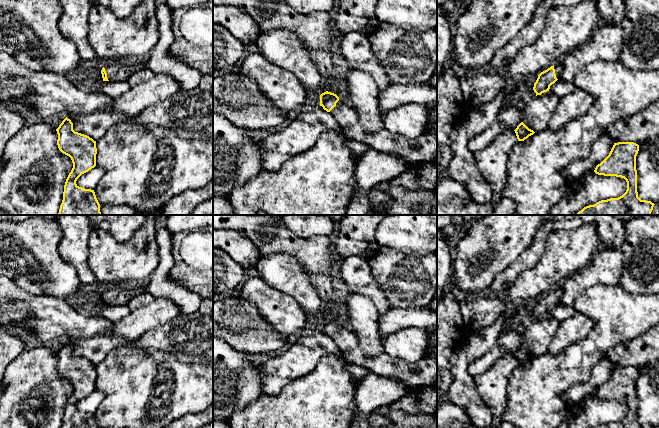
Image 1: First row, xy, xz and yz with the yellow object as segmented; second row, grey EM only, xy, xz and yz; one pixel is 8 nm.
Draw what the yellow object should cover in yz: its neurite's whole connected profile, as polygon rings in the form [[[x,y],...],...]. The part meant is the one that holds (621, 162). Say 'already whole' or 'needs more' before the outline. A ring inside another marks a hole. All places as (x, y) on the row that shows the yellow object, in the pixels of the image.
already whole; [[[634,142],[614,143],[609,155],[596,166],[594,172],[598,175],[624,178],[627,182],[626,192],[618,198],[601,200],[586,206],[576,215],[651,215],[655,204],[638,197],[638,151],[639,145]]]

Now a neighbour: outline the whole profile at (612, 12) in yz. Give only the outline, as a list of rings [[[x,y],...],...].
[[[595,0],[599,23],[621,25],[626,14],[624,0]]]

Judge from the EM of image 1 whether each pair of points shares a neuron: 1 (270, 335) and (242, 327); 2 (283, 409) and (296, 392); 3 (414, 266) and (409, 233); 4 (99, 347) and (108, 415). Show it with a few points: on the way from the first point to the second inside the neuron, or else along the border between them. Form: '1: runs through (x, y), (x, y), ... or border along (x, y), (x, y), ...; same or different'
1: runs through (263, 335), (254, 335), (249, 332); same
2: runs through (287, 405), (296, 396); same
3: border along (390, 248), (409, 255), (426, 256); different
4: border along (121, 346), (113, 348), (96, 365); different

